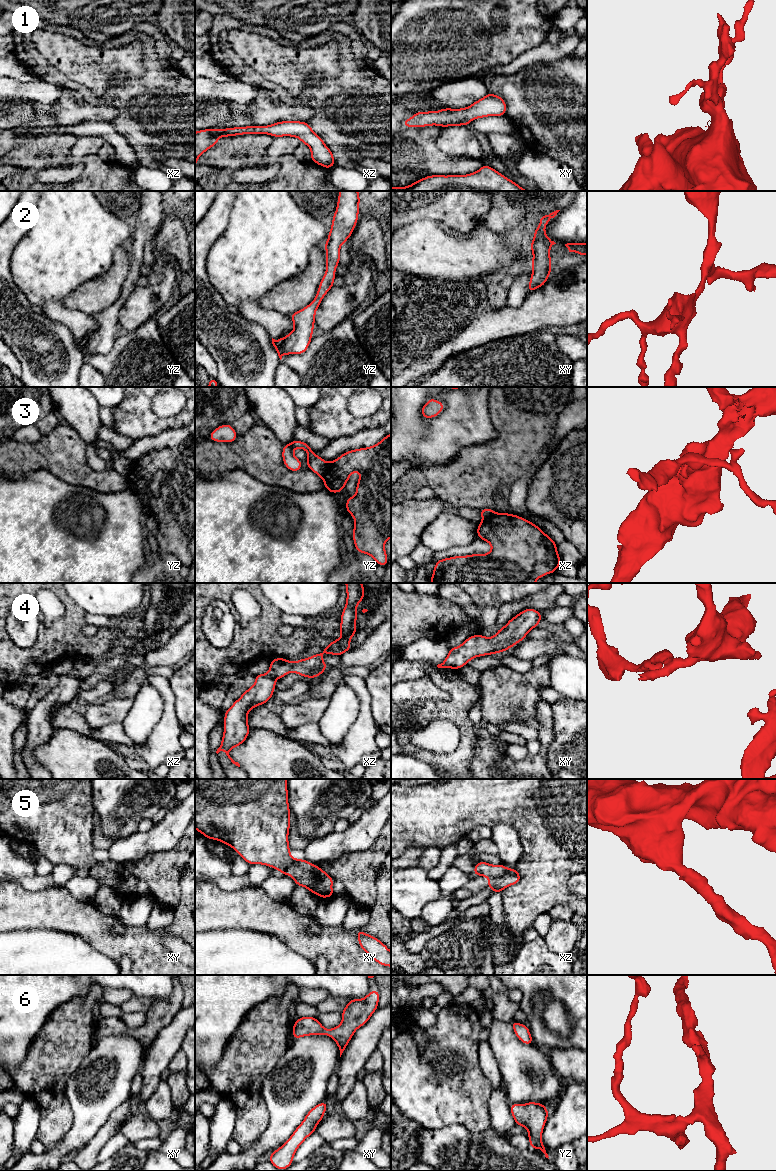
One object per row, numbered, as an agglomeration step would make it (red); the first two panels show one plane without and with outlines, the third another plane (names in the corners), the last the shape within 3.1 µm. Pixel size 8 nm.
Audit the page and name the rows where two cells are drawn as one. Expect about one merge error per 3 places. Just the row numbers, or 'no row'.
3

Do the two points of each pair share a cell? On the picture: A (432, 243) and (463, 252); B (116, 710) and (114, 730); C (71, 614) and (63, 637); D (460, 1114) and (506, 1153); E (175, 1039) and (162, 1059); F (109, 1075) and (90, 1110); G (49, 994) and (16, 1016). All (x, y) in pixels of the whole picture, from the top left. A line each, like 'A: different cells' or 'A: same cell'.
A: same cell
B: different cells
C: same cell
D: different cells
E: same cell
F: same cell
G: same cell

